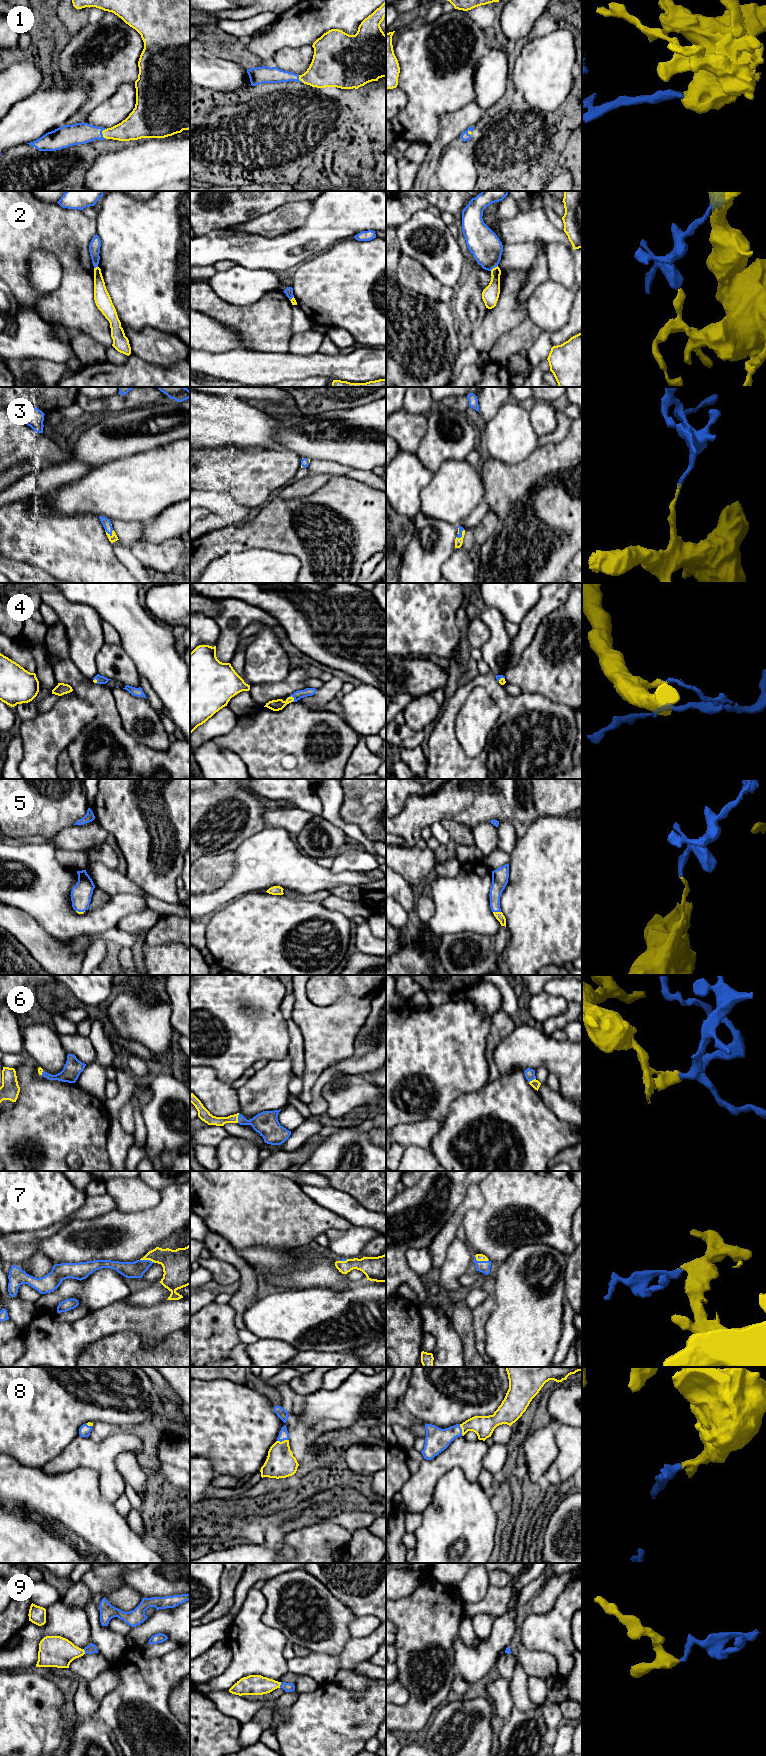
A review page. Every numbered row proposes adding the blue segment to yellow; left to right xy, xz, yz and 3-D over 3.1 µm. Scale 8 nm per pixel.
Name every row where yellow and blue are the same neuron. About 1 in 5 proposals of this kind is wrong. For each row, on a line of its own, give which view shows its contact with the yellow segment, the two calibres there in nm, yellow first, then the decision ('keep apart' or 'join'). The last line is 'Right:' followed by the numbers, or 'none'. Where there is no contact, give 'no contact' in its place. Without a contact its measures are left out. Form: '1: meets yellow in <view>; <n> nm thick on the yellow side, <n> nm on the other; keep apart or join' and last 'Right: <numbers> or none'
1: meets yellow in xy; 190 nm thick on the yellow side, 180 nm on the other; join
2: meets yellow in yz; 140 nm thick on the yellow side, 240 nm on the other; keep apart
3: meets yellow in xy; 60 nm thick on the yellow side, 70 nm on the other; join
4: meets yellow in xz; 90 nm thick on the yellow side, 70 nm on the other; join
5: meets yellow in yz; 70 nm thick on the yellow side, 130 nm on the other; join
6: meets yellow in xz; 90 nm thick on the yellow side, 200 nm on the other; join
7: meets yellow in yz; 60 nm thick on the yellow side, 100 nm on the other; join
8: meets yellow in yz; 170 nm thick on the yellow side, 190 nm on the other; join
9: meets yellow in xz; 160 nm thick on the yellow side, 80 nm on the other; join
Right: 1, 3, 4, 5, 6, 7, 8, 9

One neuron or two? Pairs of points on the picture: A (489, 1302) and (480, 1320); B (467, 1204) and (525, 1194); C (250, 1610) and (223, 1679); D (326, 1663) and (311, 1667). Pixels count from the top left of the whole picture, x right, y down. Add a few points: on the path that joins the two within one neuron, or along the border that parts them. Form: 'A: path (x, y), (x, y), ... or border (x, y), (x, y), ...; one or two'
A: path (487, 1306), (480, 1316); one
B: border (479, 1185), (484, 1204), (469, 1209), (465, 1214); two
C: path (249, 1628), (249, 1655), (241, 1663); one
D: path (322, 1666), (315, 1666); one

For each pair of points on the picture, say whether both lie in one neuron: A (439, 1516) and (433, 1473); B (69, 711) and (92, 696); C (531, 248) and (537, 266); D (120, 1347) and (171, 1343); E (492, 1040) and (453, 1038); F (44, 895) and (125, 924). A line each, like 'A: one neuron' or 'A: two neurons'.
A: two neurons
B: two neurons
C: two neurons
D: one neuron
E: two neurons
F: two neurons

